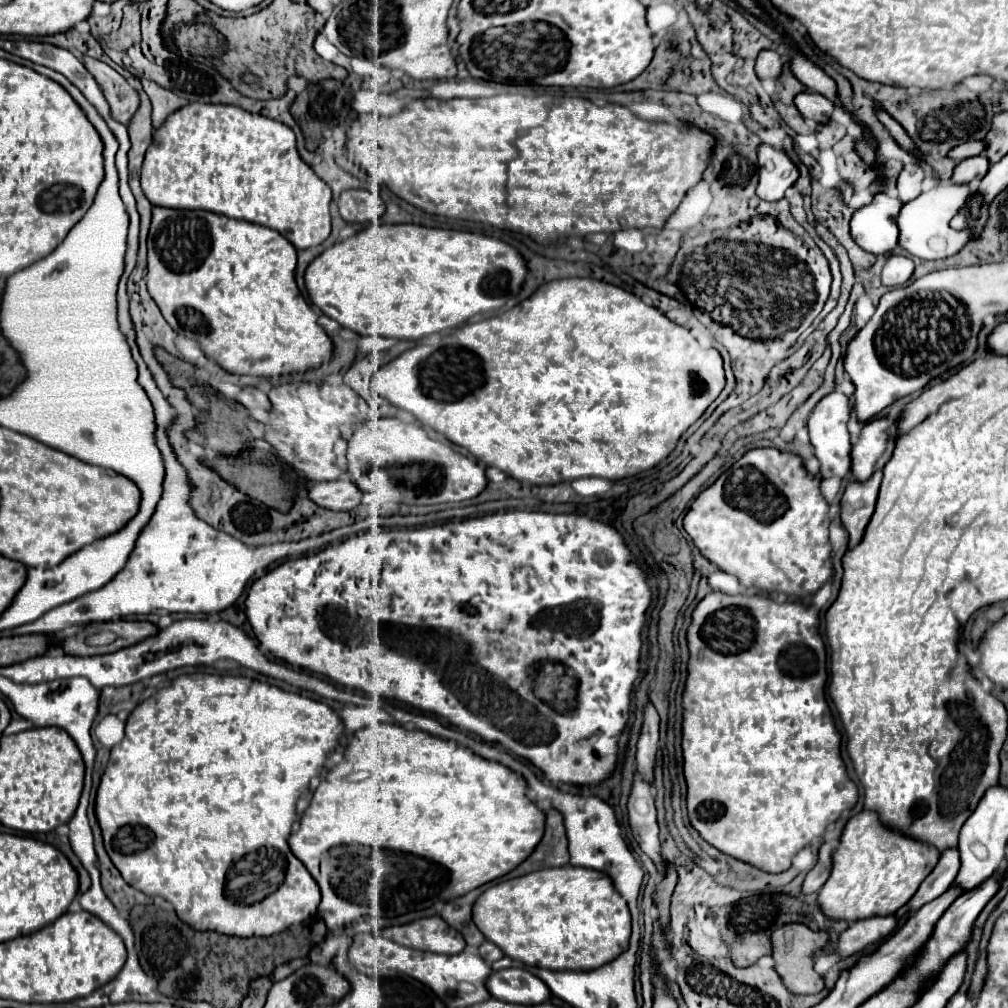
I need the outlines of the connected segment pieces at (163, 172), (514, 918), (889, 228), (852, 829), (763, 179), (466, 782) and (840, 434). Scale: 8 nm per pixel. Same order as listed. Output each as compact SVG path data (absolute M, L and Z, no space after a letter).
M187 104L183 108L179 108L177 112L173 112L167 122L155 130L153 134L153 142L145 154L145 162L141 168L141 188L147 196L147 200L153 206L161 206L161 208L173 208L173 210L209 210L215 214L223 214L235 220L245 220L251 224L259 224L259 226L267 226L271 230L277 230L281 236L285 236L297 250L305 250L311 246L319 246L331 232L331 188L301 160L299 152L297 152L297 142L295 142L295 132L271 118L265 118L261 114L251 114L241 110L239 106L201 106L201 104Z
M573 866L545 868L491 886L477 898L473 920L481 926L485 938L497 944L505 956L547 970L595 970L623 954L629 948L631 936L631 914L627 902L613 888L611 878L605 872Z
M879 192L871 204L859 208L851 218L851 236L855 244L873 254L889 254L897 246L897 210L903 206L897 198Z
M865 810L847 822L839 838L839 846L833 852L831 860L833 860L831 874L817 892L817 904L821 906L823 914L831 920L863 920L869 916L889 916L901 906L905 906L911 900L911 896L917 892L923 878L935 868L939 856L933 850L933 846L925 846L923 842L913 842L911 838L905 838L885 828L877 820L877 814Z
M759 144L757 146L757 158L759 158L759 184L757 184L757 196L761 200L781 200L785 196L785 190L791 188L797 178L799 170L789 158L785 150L779 150L771 144Z
M377 724L355 732L355 738L347 744L345 750L345 762L329 770L327 778L317 786L311 806L305 810L301 818L301 828L293 832L289 838L289 846L293 854L305 864L305 868L309 868L311 876L317 880L323 894L323 900L319 904L321 916L327 922L329 930L337 930L371 914L393 918L399 914L407 914L411 910L425 910L427 902L431 906L435 902L449 902L453 898L461 898L467 892L495 878L505 876L521 862L525 862L525 858L529 858L529 854L533 852L533 846L541 842L543 832L545 832L545 812L533 800L527 798L527 782L521 774L509 770L499 762L485 760L483 756L475 754L465 746L459 746L453 740L441 740L421 730L405 730L403 726L397 724Z
M835 390L817 402L817 406L809 418L809 438L815 448L817 460L821 462L821 472L819 472L821 478L831 478L831 476L845 478L845 474L849 472L849 466L851 466L851 458L849 458L851 442L849 442L849 432L847 432L849 412L851 412L849 398Z

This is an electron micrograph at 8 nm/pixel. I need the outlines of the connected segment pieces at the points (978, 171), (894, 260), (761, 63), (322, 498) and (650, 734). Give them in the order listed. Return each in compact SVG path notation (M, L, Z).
M973 156L973 158L965 158L961 160L951 176L953 184L973 184L979 182L989 170L989 160L983 156Z
M893 254L887 258L887 264L883 266L881 284L883 286L901 286L913 276L913 270L915 270L915 264L911 258Z
M761 50L761 54L757 56L757 64L755 64L755 72L761 80L777 78L781 74L781 68L783 68L781 56L775 50Z
M351 478L335 480L335 482L317 482L309 488L309 498L329 510L353 510L355 506L359 506L359 502L363 498L363 490L357 490L357 484L351 482Z
M651 702L645 704L643 710L643 724L639 730L637 740L637 772L647 780L653 782L653 764L659 740L659 714Z

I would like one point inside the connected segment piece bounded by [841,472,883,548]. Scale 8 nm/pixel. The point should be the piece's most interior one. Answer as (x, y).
(858, 503)

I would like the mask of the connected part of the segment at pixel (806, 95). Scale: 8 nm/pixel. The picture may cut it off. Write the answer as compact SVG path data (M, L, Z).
M809 90L799 92L793 102L795 102L797 110L801 112L801 116L811 118L815 122L825 122L833 112L833 106L831 106L831 102L827 102L827 98L821 98L821 94L815 94Z

